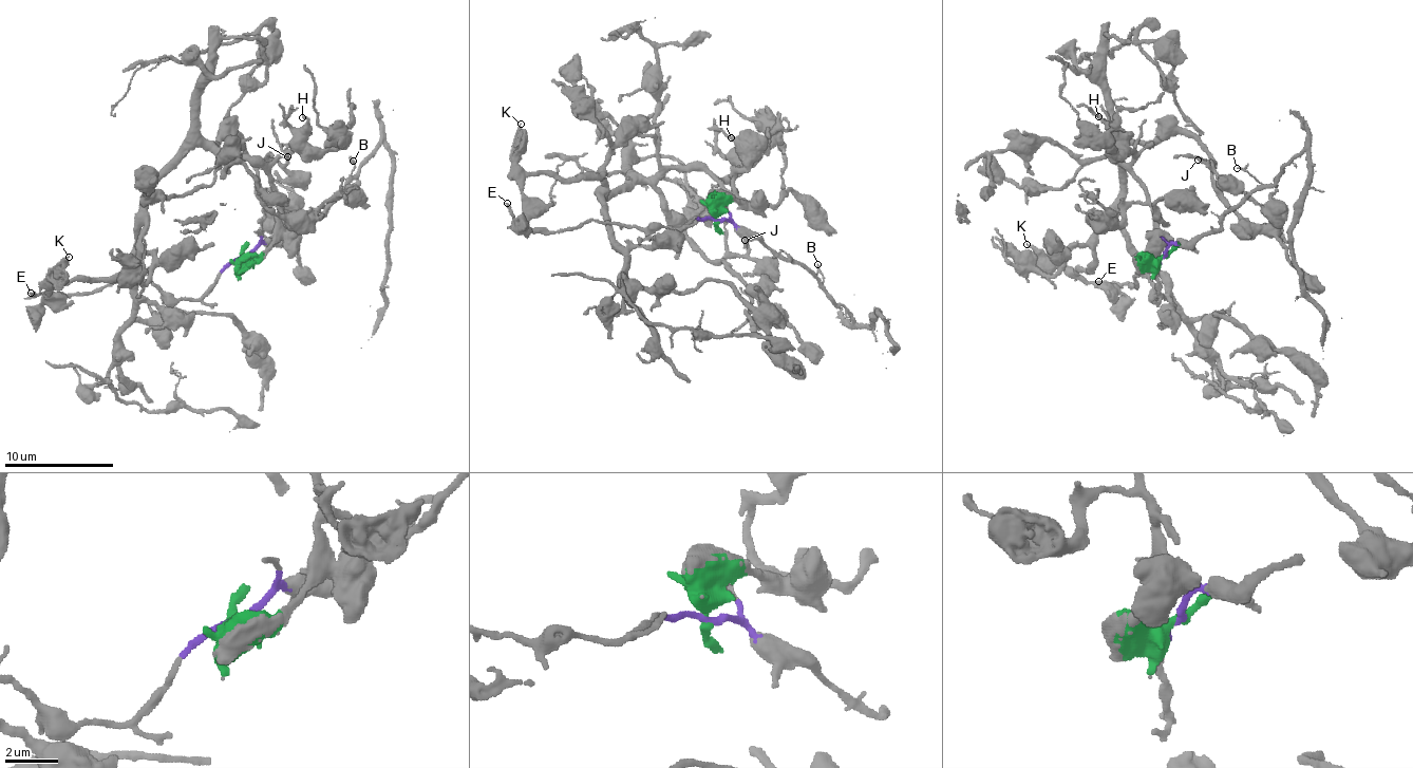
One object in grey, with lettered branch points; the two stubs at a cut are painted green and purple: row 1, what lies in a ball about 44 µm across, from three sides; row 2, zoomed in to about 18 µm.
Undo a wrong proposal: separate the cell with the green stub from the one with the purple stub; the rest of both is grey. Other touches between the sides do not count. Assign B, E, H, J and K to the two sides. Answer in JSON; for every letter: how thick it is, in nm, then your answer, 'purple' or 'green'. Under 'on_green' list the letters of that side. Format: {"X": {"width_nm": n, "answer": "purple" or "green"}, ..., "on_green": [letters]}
{"B": {"width_nm": 140, "answer": "purple"}, "E": {"width_nm": 170, "answer": "purple"}, "H": {"width_nm": 200, "answer": "green"}, "J": {"width_nm": 190, "answer": "green"}, "K": {"width_nm": 240, "answer": "green"}, "on_green": ["H", "J", "K"]}

